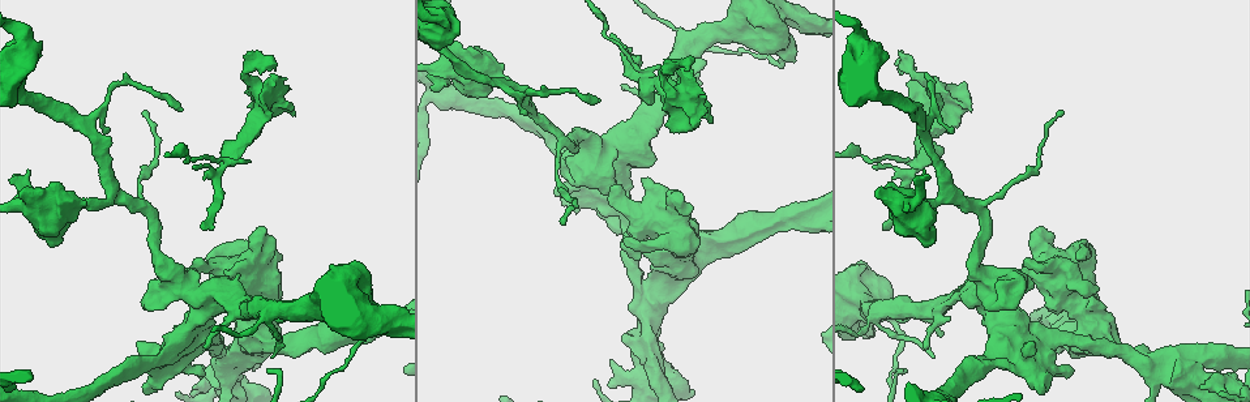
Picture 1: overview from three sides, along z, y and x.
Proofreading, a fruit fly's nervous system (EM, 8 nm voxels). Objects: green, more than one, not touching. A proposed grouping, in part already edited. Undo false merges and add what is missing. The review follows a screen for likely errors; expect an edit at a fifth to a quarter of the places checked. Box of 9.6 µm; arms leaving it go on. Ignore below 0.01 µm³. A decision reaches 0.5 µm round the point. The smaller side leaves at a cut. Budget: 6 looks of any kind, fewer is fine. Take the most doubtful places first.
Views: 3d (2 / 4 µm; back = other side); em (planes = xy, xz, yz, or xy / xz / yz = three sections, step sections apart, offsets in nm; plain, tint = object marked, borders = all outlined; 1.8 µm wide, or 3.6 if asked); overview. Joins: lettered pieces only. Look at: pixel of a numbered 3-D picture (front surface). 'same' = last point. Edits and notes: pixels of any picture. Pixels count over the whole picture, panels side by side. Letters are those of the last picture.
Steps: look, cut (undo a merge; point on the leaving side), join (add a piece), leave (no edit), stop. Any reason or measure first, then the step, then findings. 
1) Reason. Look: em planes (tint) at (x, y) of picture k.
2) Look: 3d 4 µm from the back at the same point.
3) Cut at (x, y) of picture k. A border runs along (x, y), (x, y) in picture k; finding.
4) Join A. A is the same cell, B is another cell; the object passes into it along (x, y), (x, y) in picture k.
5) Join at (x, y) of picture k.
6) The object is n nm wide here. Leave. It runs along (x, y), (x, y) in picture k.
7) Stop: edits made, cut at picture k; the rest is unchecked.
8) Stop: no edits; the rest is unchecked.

Abrupt turn. Look: 3d 4 µm at (876, 311) of picture 1.

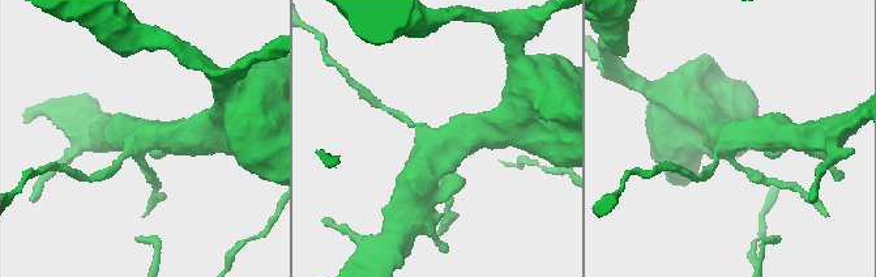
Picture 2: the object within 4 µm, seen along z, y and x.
4 arms meet here. Look: em xz step 16 (borders) at (440, 143) of picture 2.

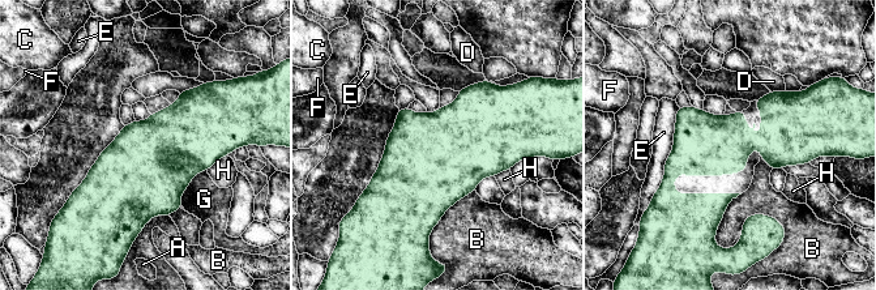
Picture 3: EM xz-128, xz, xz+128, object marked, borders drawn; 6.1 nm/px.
The object is 380 nm wide here. Leave. A, B, C, D, E, F, G and H are other cells; all the same neuron.

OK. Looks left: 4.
An open end. Look: 3d 4 µm at (964, 83) of picture 1.

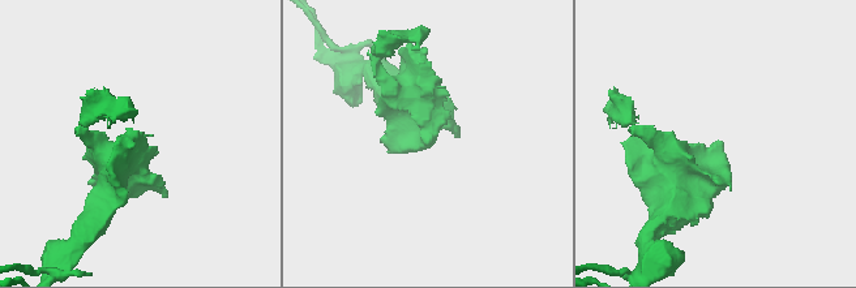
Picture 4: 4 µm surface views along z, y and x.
Look: em xz step 4 (borders) at (720, 143) of picture 4.

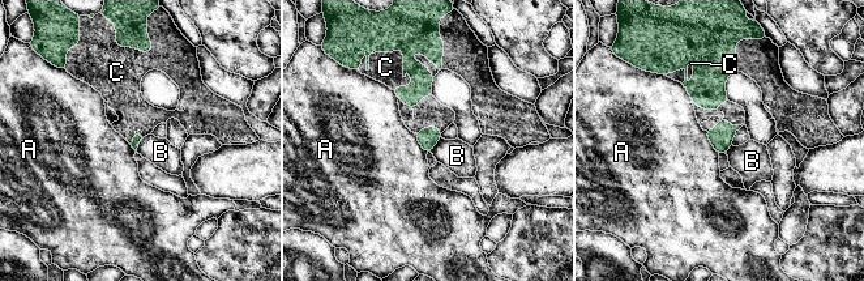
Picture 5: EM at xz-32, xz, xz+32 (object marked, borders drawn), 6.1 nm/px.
Look: em yz step 16 (borders) at the same point.

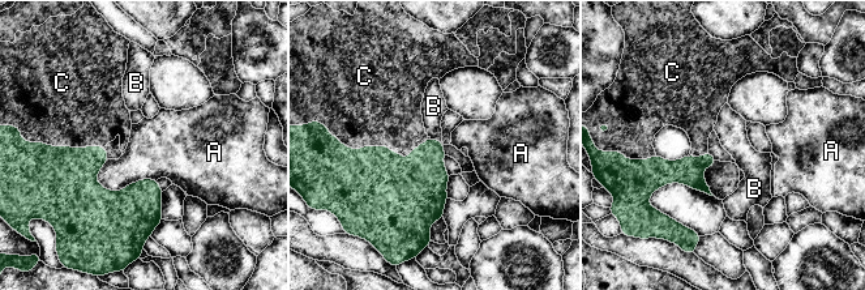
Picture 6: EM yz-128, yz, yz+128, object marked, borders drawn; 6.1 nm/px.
Join at (369, 106) of picture 6. C is the same cell, A and B are other cells; the object passes into it along (372, 187), (373, 146), (369, 106) in picture 6; it goes on there.

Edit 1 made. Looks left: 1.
Stop: edits made, join at picture 6; the rest is unchecked.

